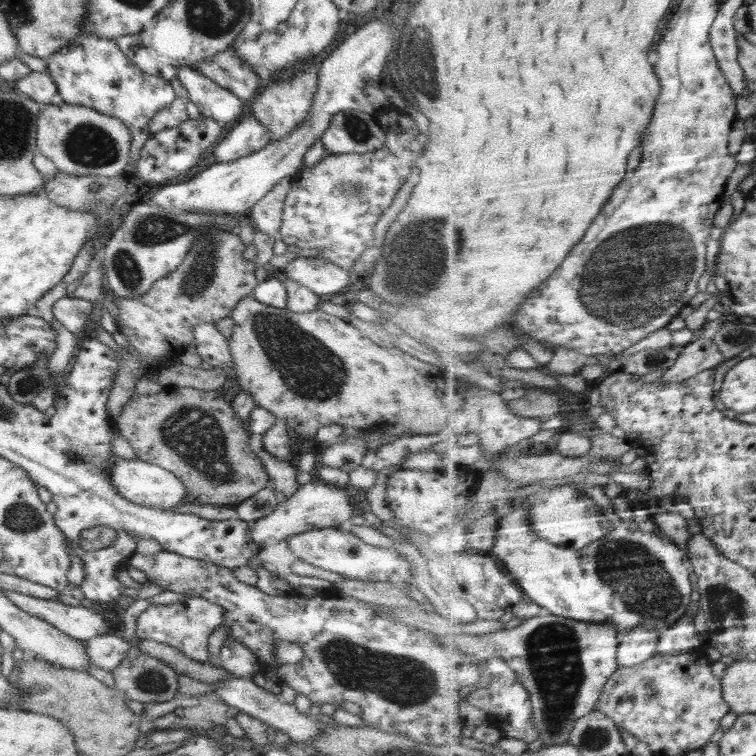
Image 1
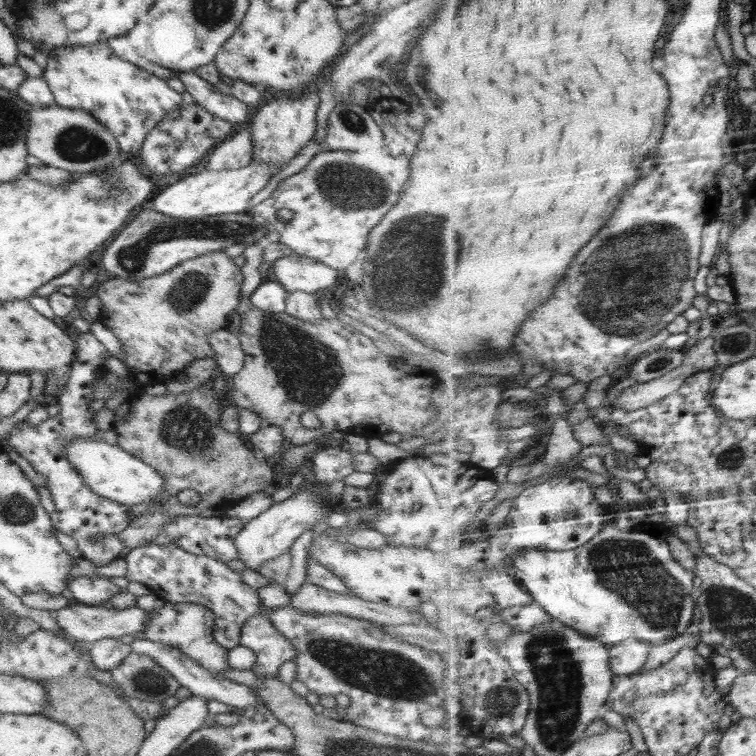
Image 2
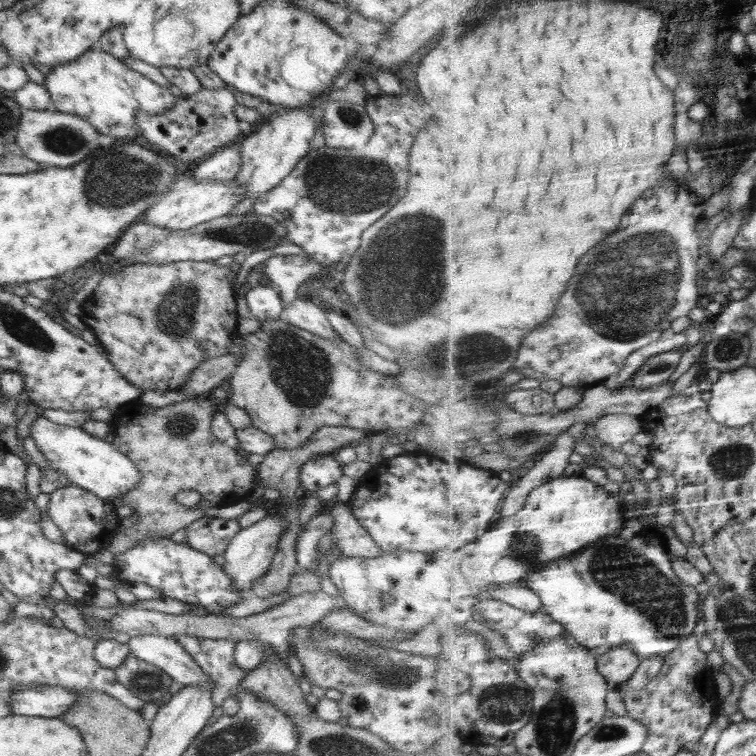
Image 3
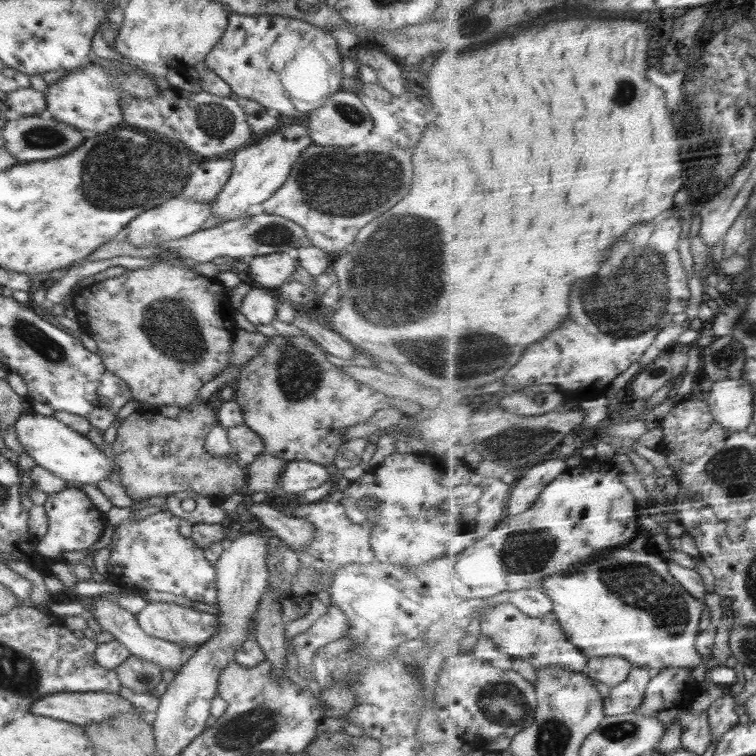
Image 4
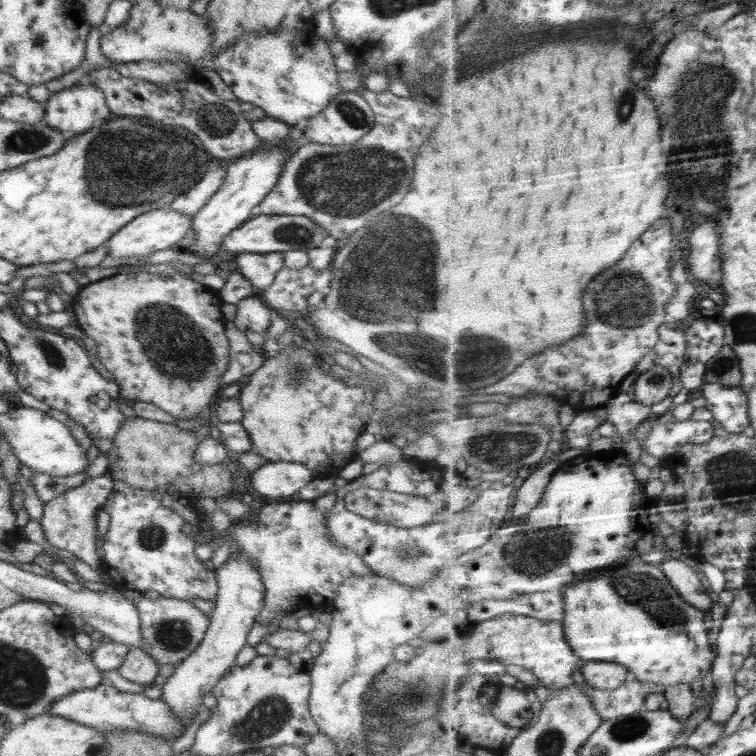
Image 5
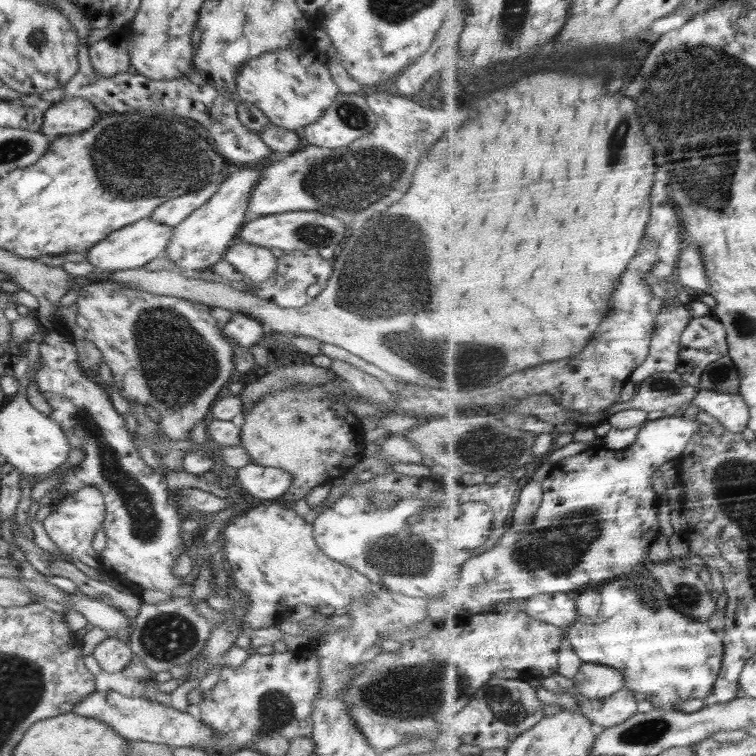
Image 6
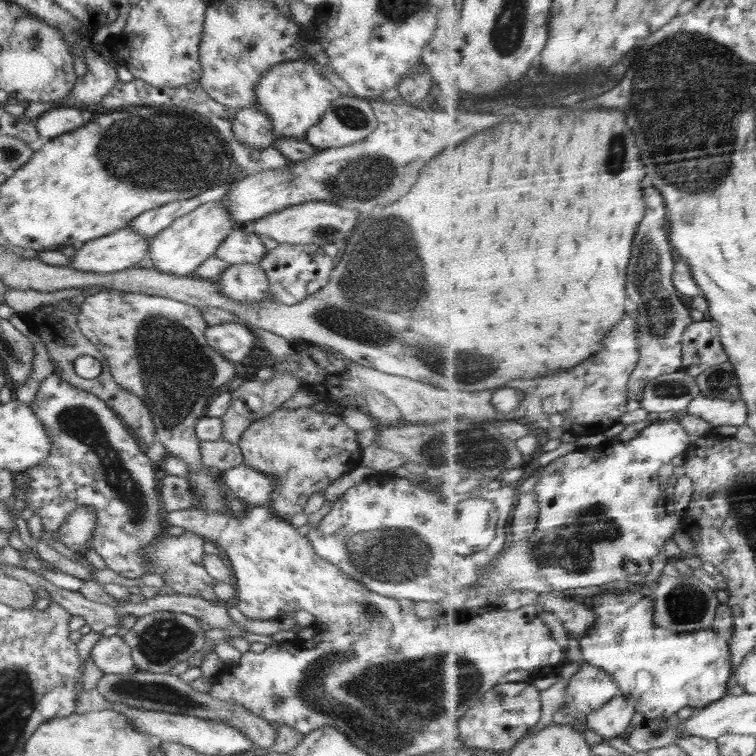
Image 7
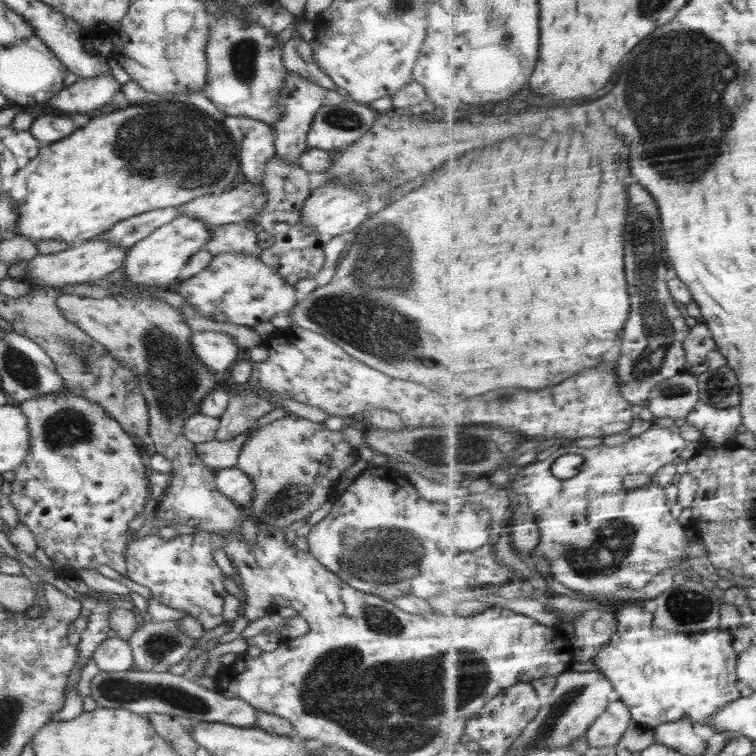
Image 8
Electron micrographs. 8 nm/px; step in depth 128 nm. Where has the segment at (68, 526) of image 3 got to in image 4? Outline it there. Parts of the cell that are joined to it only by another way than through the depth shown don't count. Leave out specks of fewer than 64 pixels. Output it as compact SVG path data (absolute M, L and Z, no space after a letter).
M67 487L47 497L43 507L48 515L48 530L37 541L36 552L50 559L58 559L61 553L84 550L100 539L103 529L108 525L108 519L93 506L94 502L85 487Z

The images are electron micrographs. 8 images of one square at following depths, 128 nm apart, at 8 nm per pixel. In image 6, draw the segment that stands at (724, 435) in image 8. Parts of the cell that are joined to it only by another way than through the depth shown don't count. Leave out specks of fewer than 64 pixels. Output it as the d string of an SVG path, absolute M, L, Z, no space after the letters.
M702 389L693 403L719 418L723 427L732 432L743 433L750 426L750 406L740 393L728 394Z

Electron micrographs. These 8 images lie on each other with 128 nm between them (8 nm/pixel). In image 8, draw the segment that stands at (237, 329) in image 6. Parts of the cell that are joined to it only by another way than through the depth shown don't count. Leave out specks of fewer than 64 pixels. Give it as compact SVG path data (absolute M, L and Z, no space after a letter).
M196 331L189 338L194 354L212 373L225 373L236 362L240 346L226 333Z

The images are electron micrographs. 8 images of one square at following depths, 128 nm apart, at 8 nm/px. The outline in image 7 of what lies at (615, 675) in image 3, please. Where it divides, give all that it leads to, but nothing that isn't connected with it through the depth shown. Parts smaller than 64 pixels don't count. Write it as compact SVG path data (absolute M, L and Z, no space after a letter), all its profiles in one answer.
M586 660L578 663L582 666L568 683L569 704L563 706L563 712L576 720L586 721L622 693L619 683L609 672Z

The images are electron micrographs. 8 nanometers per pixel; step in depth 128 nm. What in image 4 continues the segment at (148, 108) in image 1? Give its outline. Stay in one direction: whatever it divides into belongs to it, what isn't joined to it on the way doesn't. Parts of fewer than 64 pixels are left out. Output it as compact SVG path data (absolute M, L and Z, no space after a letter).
M87 61L83 66L72 70L72 73L62 77L58 82L50 84L45 93L47 115L65 122L77 130L93 130L103 133L115 126L126 126L119 100L130 95L132 98L154 96L162 90L146 75L122 72L113 67L113 63L98 63Z

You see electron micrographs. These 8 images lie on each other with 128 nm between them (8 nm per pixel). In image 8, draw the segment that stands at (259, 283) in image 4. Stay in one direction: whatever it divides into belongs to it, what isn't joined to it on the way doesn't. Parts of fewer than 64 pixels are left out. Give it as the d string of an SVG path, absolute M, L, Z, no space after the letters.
M230 223L216 226L203 248L212 256L240 251L242 254L258 257L263 251L256 241L255 230L248 223Z

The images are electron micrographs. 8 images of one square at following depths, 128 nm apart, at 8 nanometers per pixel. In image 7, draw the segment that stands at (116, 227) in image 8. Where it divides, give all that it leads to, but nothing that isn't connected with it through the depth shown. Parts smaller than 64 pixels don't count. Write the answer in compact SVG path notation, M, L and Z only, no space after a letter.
M230 182L216 185L192 198L168 202L168 204L144 211L140 216L133 218L128 227L144 236L154 236L161 230L168 228L176 218L191 213L195 208L206 204L206 202L221 198L229 189L229 185Z

